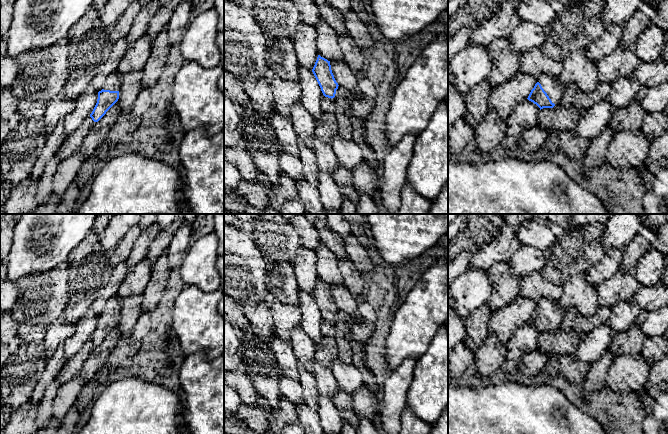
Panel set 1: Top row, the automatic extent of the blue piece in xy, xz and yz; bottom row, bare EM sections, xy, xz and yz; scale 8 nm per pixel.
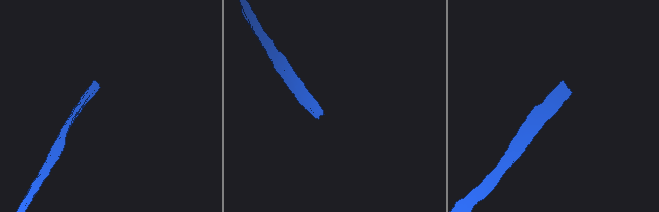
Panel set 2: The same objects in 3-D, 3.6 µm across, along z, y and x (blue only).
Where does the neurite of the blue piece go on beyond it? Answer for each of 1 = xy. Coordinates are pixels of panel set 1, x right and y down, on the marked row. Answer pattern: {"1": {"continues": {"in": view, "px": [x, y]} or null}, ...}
{"1": {"continues": {"in": "xy", "px": [112, 83]}}}

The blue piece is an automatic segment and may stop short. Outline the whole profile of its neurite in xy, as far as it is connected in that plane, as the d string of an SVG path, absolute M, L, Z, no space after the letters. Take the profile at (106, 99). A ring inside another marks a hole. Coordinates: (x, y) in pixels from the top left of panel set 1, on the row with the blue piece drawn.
M117 70L107 77L103 89L98 92L97 103L90 114L94 122L98 122L118 101L121 84Z

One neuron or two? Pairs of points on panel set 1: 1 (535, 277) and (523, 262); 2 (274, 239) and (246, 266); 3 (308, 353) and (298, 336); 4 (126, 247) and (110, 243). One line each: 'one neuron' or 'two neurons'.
1: two neurons
2: two neurons
3: one neuron
4: two neurons

